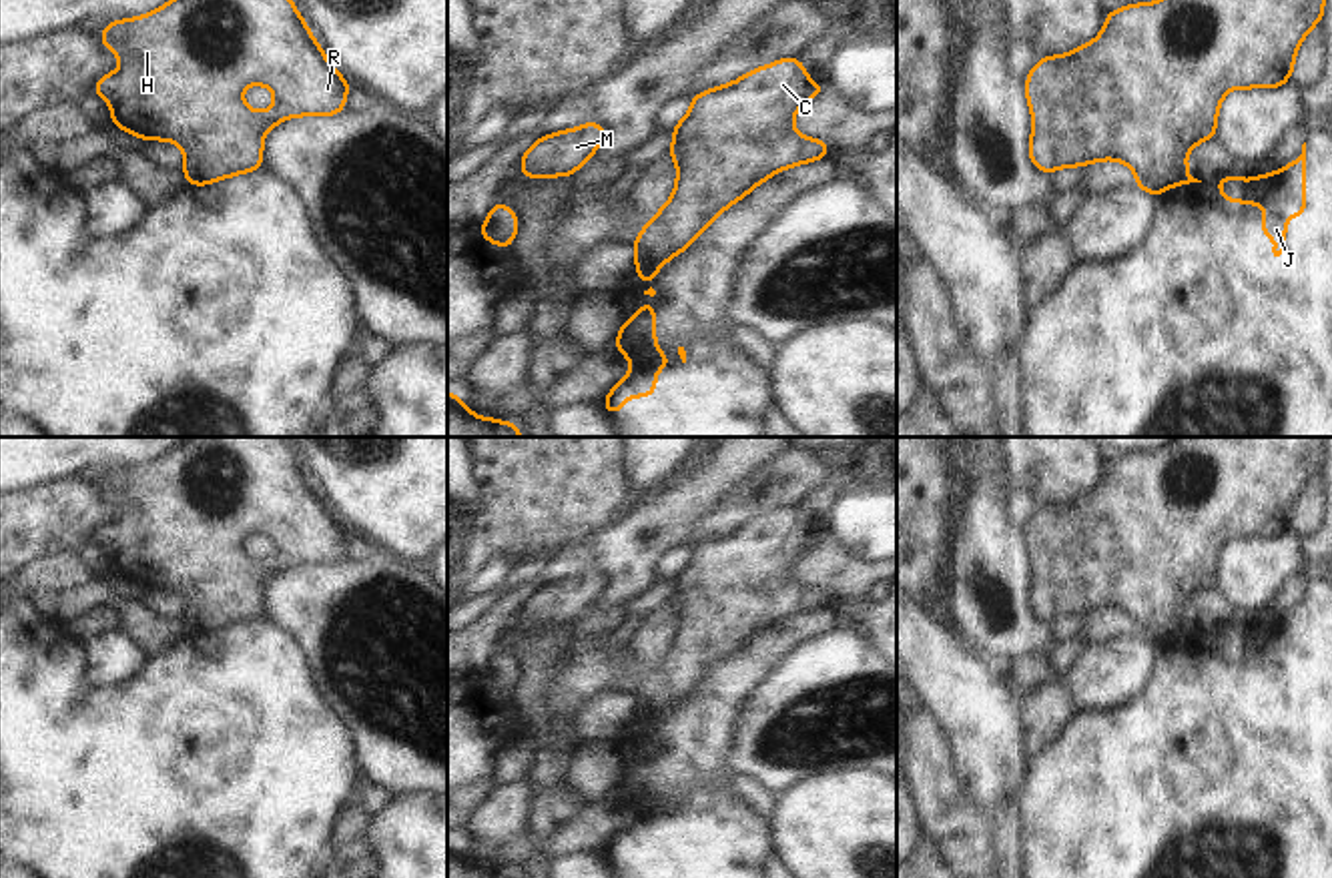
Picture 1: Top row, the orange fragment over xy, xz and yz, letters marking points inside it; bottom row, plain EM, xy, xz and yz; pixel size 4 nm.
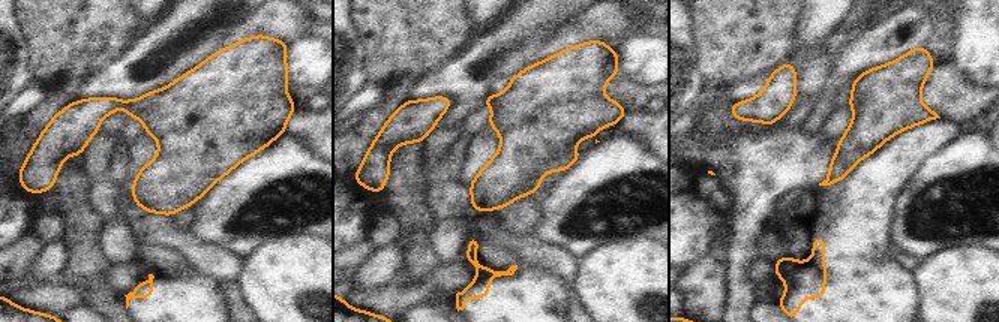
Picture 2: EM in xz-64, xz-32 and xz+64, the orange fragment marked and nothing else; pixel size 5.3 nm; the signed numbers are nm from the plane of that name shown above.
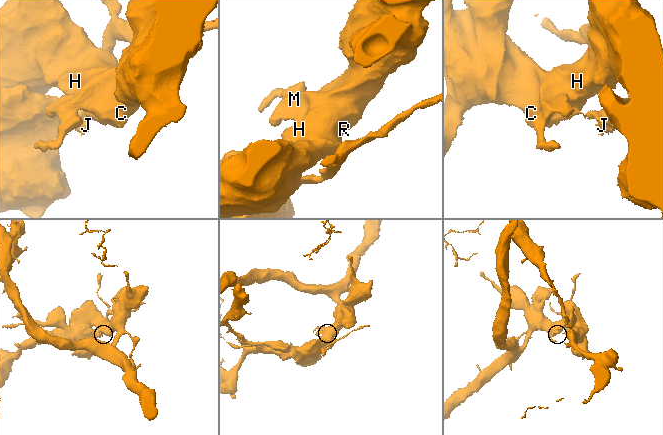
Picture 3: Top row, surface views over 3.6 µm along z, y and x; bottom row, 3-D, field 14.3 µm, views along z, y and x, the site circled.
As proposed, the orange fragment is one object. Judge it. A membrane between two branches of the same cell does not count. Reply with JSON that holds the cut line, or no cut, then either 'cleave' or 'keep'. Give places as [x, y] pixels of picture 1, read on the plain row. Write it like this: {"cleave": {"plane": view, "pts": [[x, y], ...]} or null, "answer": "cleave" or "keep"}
{"cleave": {"plane": "xz", "pts": [[658, 714], [640, 720]]}, "answer": "cleave"}

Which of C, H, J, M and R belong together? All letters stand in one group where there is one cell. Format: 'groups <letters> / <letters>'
groups C H M R / J

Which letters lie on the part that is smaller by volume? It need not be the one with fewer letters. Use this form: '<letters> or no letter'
J

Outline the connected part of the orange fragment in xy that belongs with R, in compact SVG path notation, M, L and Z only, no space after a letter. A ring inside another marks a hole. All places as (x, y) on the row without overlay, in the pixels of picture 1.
M185 437L158 459L130 469L110 469L100 491L120 505L120 519L96 529L92 541L110 549L110 569L142 589L173 589L185 601L185 633L221 629L263 615L265 581L291 565L333 565L353 537L327 509L299 459L281 437ZM251 533L275 541L275 555L257 561L241 549Z

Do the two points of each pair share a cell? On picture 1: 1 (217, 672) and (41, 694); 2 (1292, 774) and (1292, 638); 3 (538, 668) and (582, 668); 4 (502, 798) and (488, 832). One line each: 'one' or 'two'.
1: one
2: one
3: two
4: one

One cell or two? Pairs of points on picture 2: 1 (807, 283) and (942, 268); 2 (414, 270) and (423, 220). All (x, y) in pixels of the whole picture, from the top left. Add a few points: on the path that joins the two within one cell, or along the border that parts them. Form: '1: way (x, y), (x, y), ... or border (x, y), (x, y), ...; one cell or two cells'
1: border (911, 274), (915, 283), (917, 306); two cells
2: way (416, 258), (416, 232); one cell

